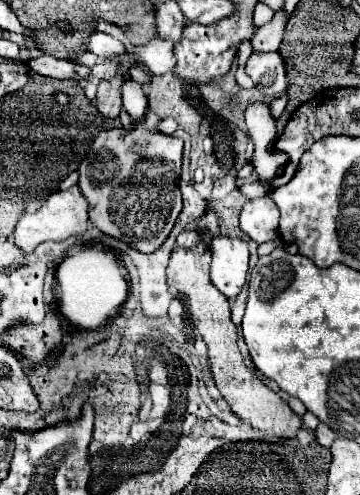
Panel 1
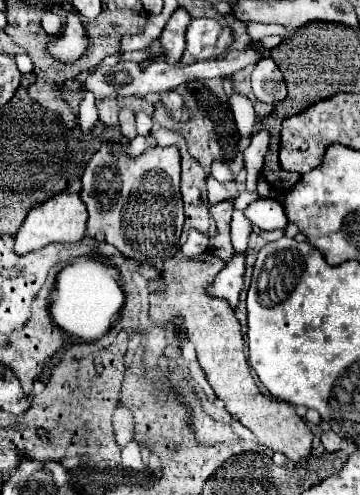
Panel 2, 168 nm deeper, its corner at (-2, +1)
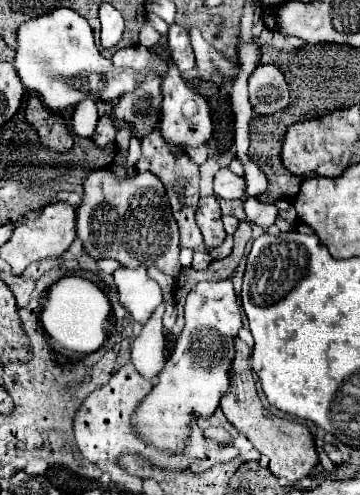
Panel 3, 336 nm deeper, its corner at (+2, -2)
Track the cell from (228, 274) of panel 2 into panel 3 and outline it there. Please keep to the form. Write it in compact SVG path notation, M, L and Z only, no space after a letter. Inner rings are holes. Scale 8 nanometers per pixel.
M231 280L201 282L191 288L185 304L185 328L177 336L175 350L159 372L157 384L133 416L137 432L147 442L161 450L181 452L191 416L209 416L215 412L219 398L229 390L229 368L235 354L233 338L239 328L241 314Z

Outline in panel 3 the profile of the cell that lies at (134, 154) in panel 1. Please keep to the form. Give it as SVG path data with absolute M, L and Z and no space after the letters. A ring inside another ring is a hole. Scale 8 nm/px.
M111 168L93 170L83 182L83 202L77 208L77 236L85 250L93 258L113 258L125 268L151 268L155 266L167 276L177 276L181 272L179 264L179 228L171 216L171 206L167 204L167 192L159 176L153 172L137 172L133 176L117 176Z

